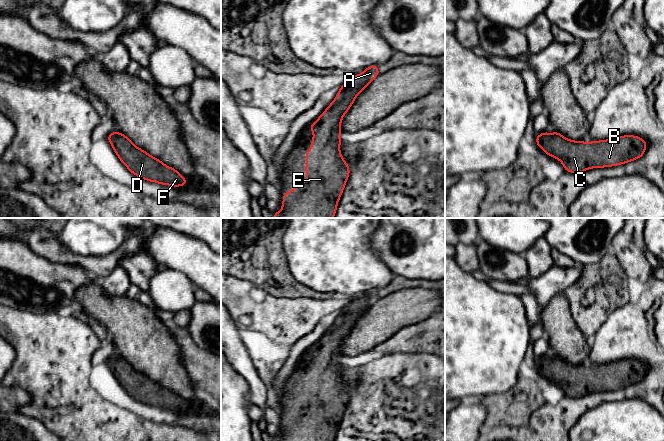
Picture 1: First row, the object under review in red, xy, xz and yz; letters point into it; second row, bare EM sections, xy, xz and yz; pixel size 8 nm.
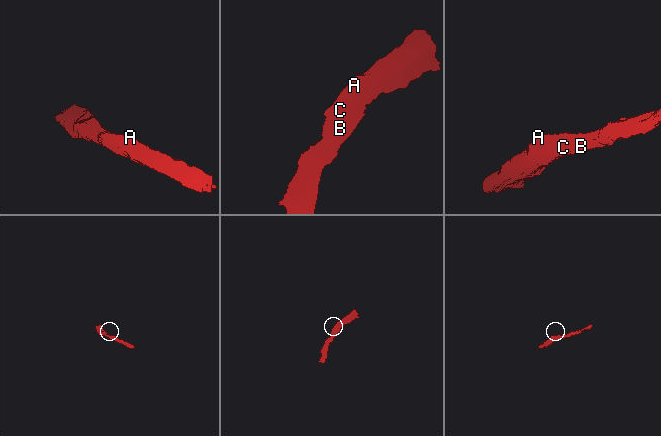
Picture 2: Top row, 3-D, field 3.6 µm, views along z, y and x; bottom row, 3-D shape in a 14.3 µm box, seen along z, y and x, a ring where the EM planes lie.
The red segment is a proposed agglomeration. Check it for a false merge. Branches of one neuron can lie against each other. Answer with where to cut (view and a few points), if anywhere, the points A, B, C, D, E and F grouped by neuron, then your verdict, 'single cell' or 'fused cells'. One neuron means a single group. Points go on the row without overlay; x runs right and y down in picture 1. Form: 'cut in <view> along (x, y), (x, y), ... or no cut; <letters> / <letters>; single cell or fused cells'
no cut; A B C D E F; single cell

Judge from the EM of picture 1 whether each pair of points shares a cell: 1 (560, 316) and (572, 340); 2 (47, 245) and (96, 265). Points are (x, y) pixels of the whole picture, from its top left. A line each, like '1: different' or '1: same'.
1: same
2: same

